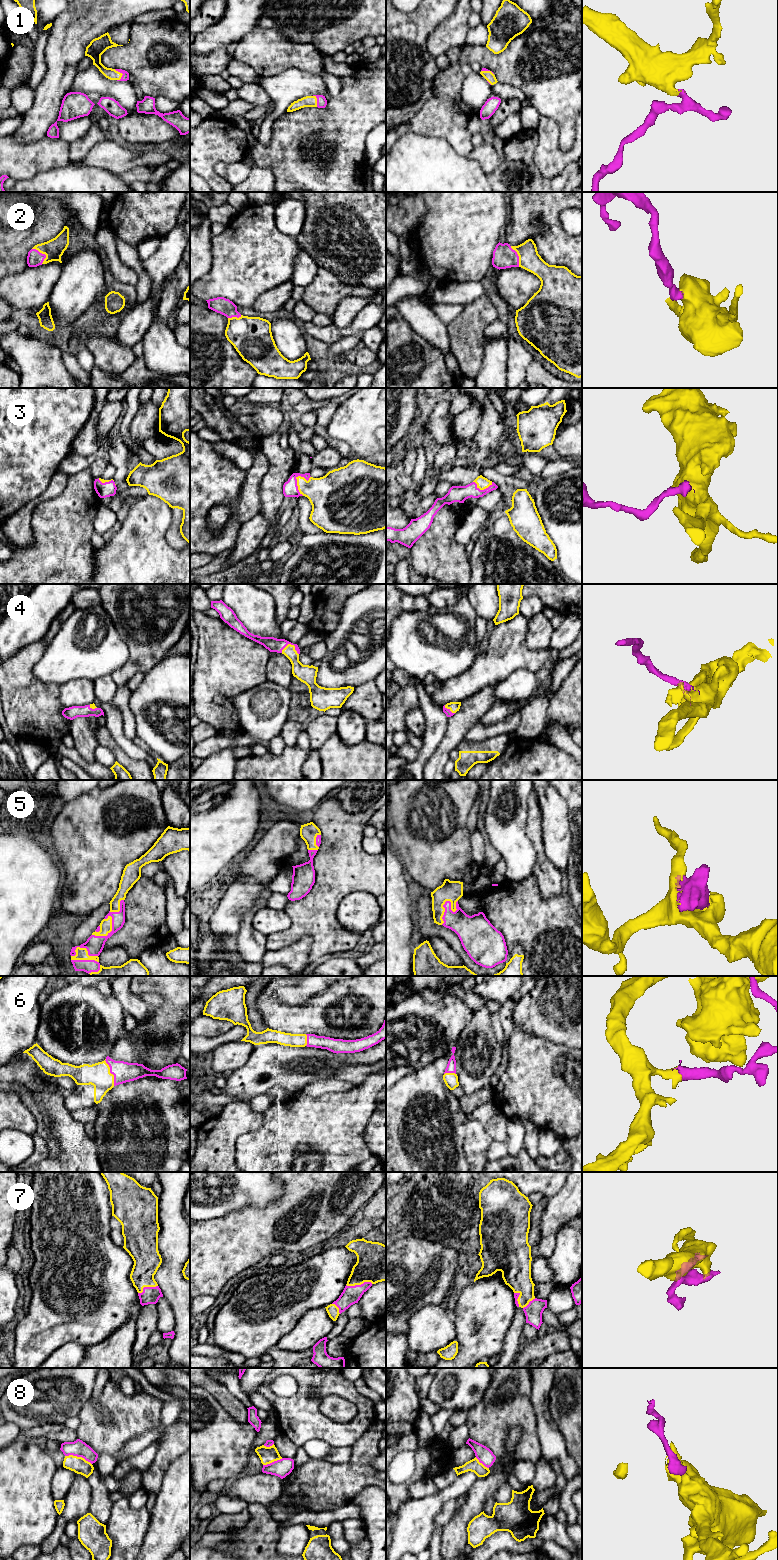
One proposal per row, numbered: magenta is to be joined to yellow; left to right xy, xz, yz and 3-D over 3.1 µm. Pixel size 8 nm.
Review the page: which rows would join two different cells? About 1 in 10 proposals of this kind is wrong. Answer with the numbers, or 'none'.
8

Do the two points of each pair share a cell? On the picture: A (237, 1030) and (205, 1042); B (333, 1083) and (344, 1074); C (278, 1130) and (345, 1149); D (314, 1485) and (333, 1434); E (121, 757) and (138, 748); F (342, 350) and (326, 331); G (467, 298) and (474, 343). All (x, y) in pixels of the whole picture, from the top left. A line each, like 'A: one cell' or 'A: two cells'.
A: one cell
B: two cells
C: one cell
D: two cells
E: two cells
F: two cells
G: two cells

